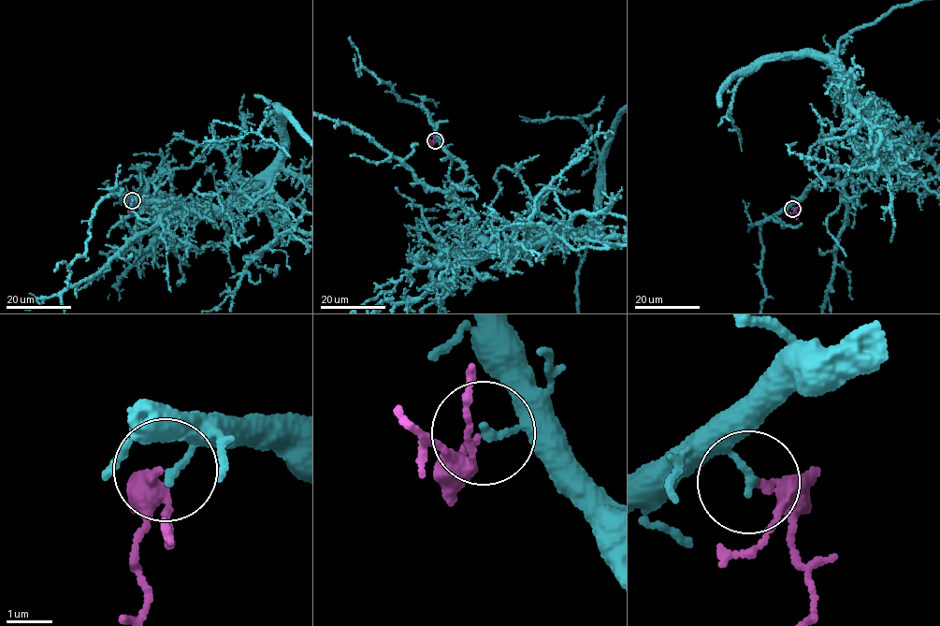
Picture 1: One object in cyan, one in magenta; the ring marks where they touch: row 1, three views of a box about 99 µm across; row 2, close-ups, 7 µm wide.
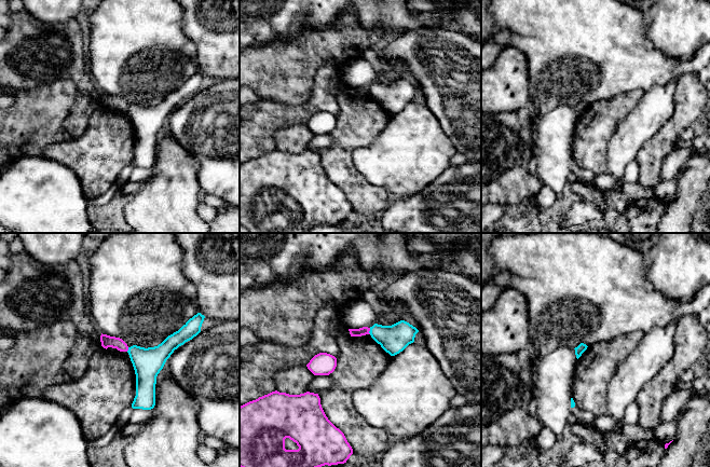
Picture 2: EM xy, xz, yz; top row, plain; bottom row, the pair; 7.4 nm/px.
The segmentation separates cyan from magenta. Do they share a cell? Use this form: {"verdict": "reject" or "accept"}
{"verdict": "reject"}

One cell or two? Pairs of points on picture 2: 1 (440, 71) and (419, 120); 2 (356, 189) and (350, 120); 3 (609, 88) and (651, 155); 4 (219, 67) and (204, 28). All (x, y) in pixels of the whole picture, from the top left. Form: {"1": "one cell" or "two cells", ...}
{"1": "two cells", "2": "one cell", "3": "two cells", "4": "one cell"}

